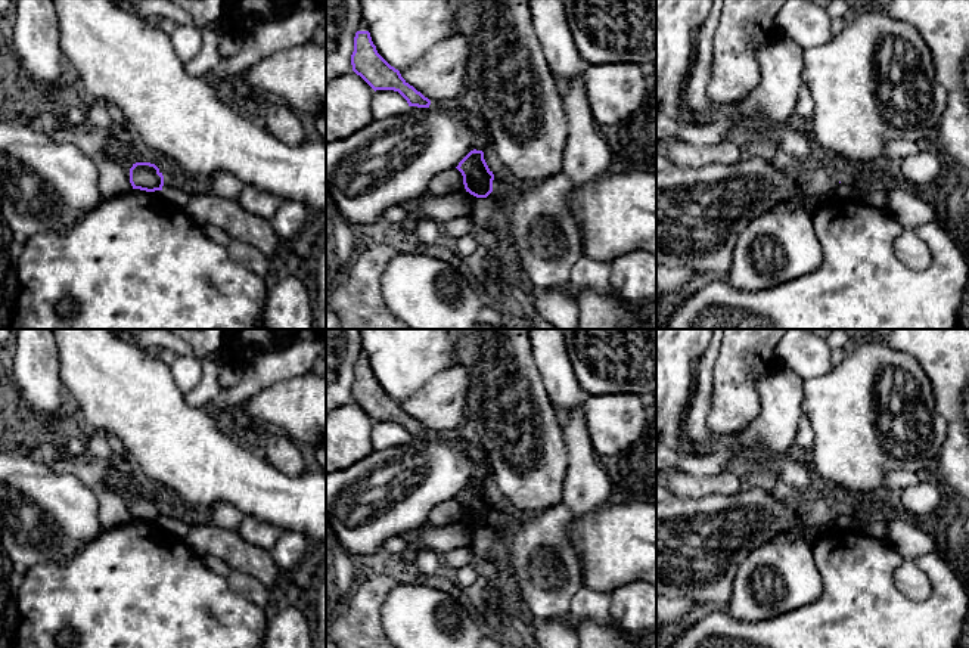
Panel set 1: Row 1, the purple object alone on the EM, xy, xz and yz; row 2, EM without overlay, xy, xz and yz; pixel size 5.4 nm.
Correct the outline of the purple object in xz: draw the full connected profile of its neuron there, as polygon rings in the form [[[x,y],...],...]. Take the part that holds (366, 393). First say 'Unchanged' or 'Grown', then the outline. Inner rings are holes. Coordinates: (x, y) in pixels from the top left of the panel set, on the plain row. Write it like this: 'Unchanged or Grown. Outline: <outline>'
Unchanged. Outline: [[[357,362],[351,385],[352,401],[360,406],[375,422],[398,422],[409,437],[429,438],[431,431],[410,416],[398,400],[391,397],[376,381],[369,362]]]

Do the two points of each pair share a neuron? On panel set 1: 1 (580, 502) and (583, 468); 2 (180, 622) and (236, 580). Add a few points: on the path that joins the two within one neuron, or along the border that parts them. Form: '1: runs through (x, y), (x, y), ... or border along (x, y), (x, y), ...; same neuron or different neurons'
1: runs through (583, 493), (583, 477); same neuron
2: border along (224, 577), (233, 591), (257, 605); different neurons

